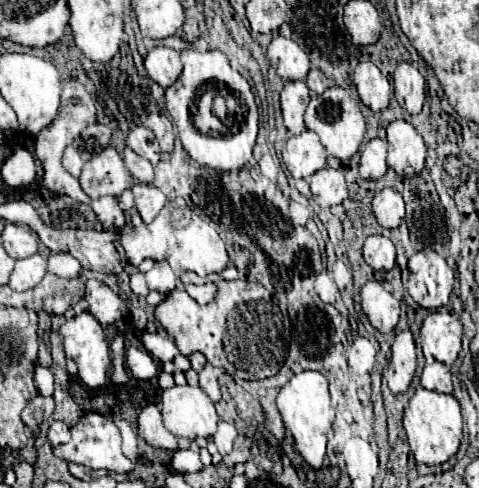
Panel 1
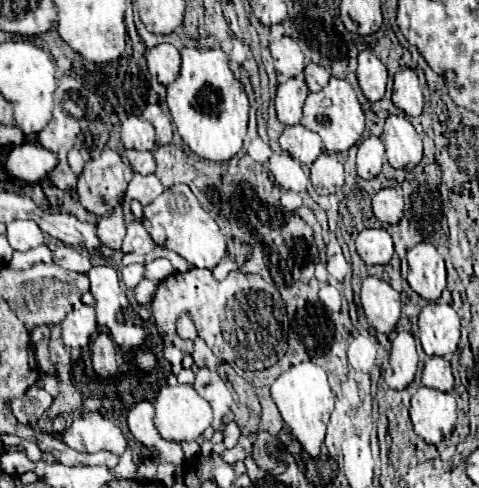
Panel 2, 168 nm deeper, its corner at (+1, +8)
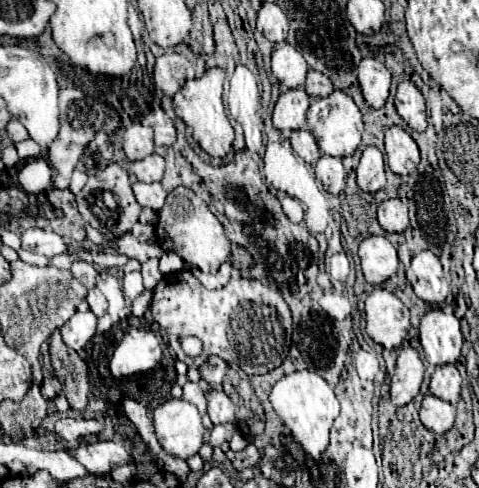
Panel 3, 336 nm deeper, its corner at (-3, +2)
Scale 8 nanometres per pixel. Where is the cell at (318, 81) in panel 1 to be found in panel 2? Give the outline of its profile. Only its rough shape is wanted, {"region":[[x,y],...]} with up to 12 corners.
{"region":[[315,62],[305,66],[305,82],[311,92],[319,92],[331,74]]}

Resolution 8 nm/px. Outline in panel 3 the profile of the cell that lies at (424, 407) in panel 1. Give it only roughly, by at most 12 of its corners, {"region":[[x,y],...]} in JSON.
{"region":[[427,394],[419,408],[425,428],[445,434],[455,408]]}

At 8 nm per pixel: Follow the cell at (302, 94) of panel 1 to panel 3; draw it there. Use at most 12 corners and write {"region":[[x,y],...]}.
{"region":[[287,90],[273,108],[273,126],[281,132],[305,128],[309,96]]}

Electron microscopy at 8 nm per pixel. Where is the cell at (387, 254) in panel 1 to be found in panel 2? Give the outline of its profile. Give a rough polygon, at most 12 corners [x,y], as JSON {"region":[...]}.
{"region":[[383,228],[357,236],[357,252],[365,264],[387,264],[393,240]]}

